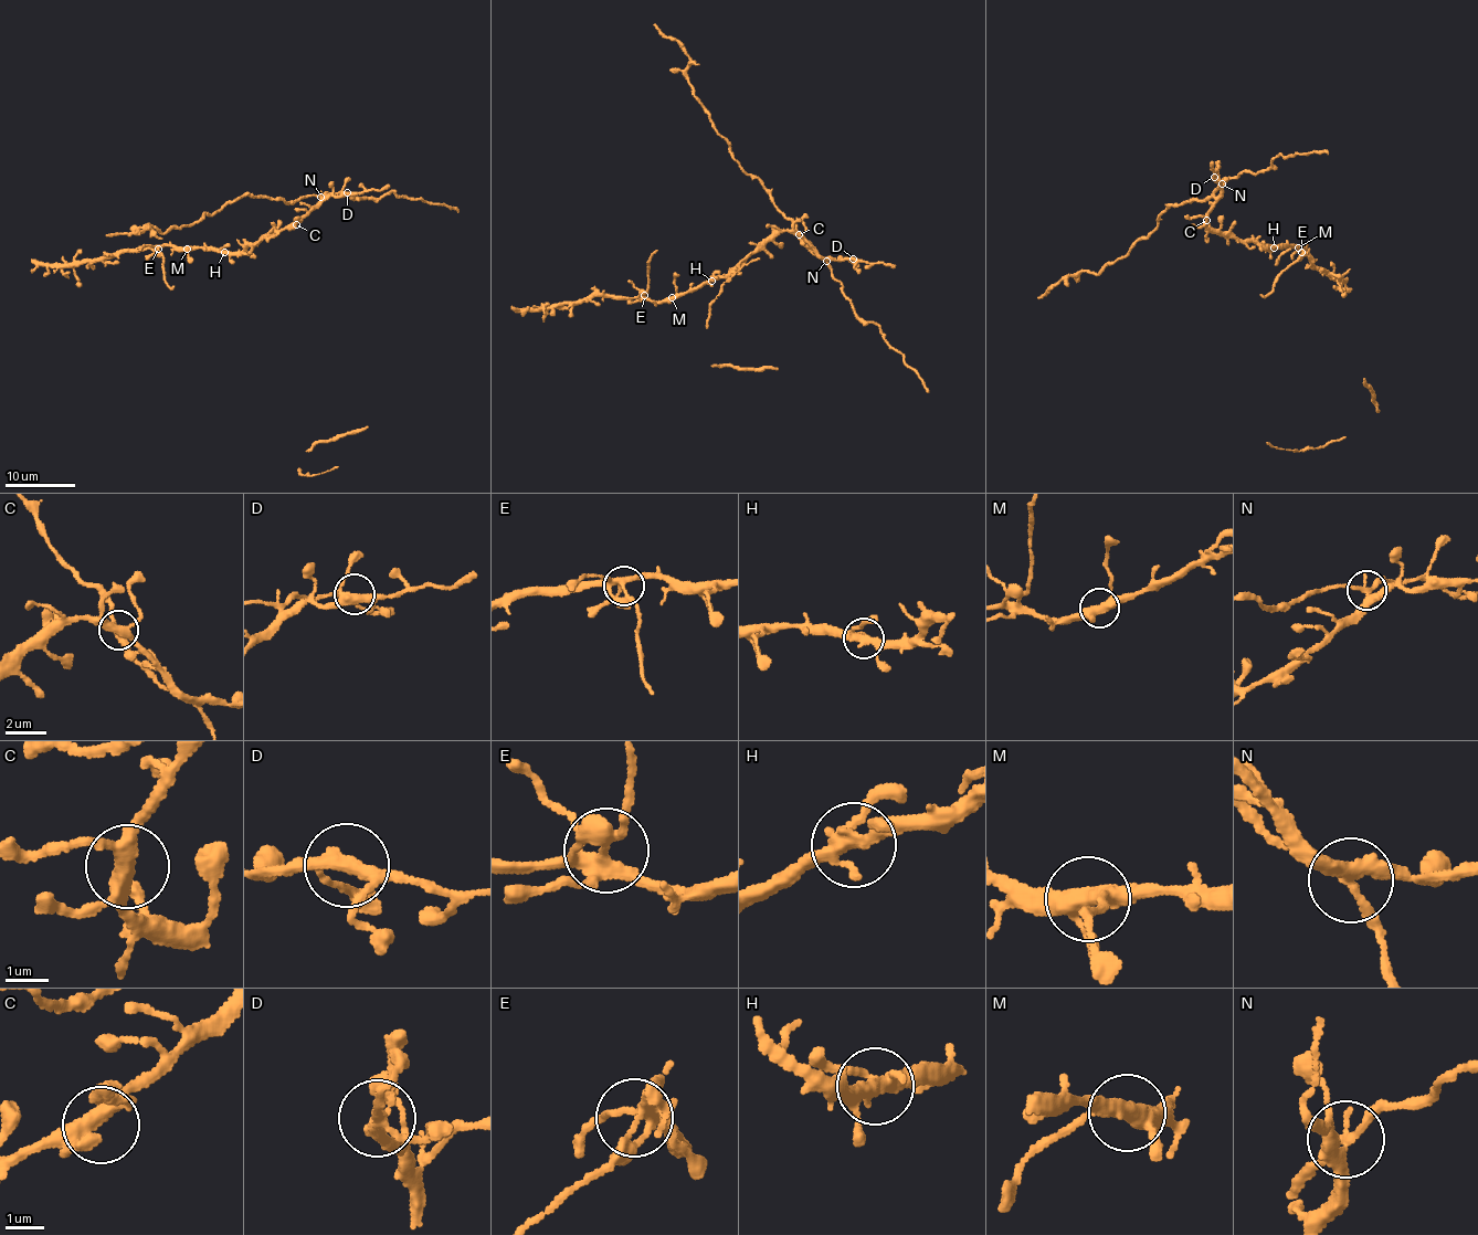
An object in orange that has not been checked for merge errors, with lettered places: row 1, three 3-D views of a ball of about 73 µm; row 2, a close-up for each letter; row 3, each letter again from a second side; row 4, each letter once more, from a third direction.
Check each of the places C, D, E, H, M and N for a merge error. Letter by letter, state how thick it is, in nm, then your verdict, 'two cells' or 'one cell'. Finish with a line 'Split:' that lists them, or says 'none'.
C: calibre 320 nm; one cell
D: calibre 320 nm; one cell
E: calibre 280 nm; two cells
H: calibre 280 nm; one cell
M: calibre 380 nm; one cell
N: calibre 280 nm; two cells
Split: E, N

